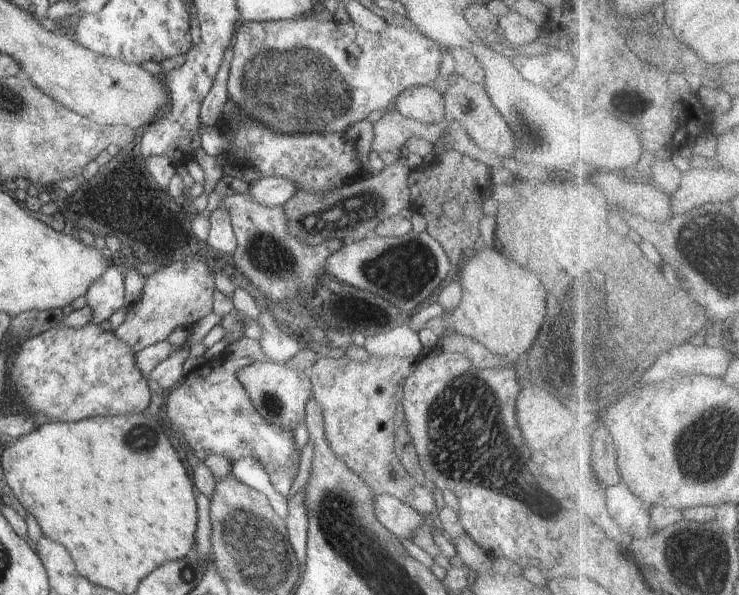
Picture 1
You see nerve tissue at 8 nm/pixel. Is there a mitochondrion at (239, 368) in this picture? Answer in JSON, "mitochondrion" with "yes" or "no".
{"mitochondrion":"no"}

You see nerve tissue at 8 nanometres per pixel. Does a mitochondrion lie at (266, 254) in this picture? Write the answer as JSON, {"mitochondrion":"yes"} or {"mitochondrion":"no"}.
{"mitochondrion":"yes"}

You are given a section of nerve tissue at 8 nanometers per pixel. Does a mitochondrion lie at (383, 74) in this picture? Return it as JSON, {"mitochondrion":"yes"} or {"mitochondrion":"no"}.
{"mitochondrion":"no"}

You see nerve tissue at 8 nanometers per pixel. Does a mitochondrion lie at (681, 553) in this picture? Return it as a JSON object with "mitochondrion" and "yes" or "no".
{"mitochondrion":"yes"}

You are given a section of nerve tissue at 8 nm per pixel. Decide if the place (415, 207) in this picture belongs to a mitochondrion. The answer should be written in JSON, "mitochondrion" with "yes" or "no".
{"mitochondrion":"no"}

